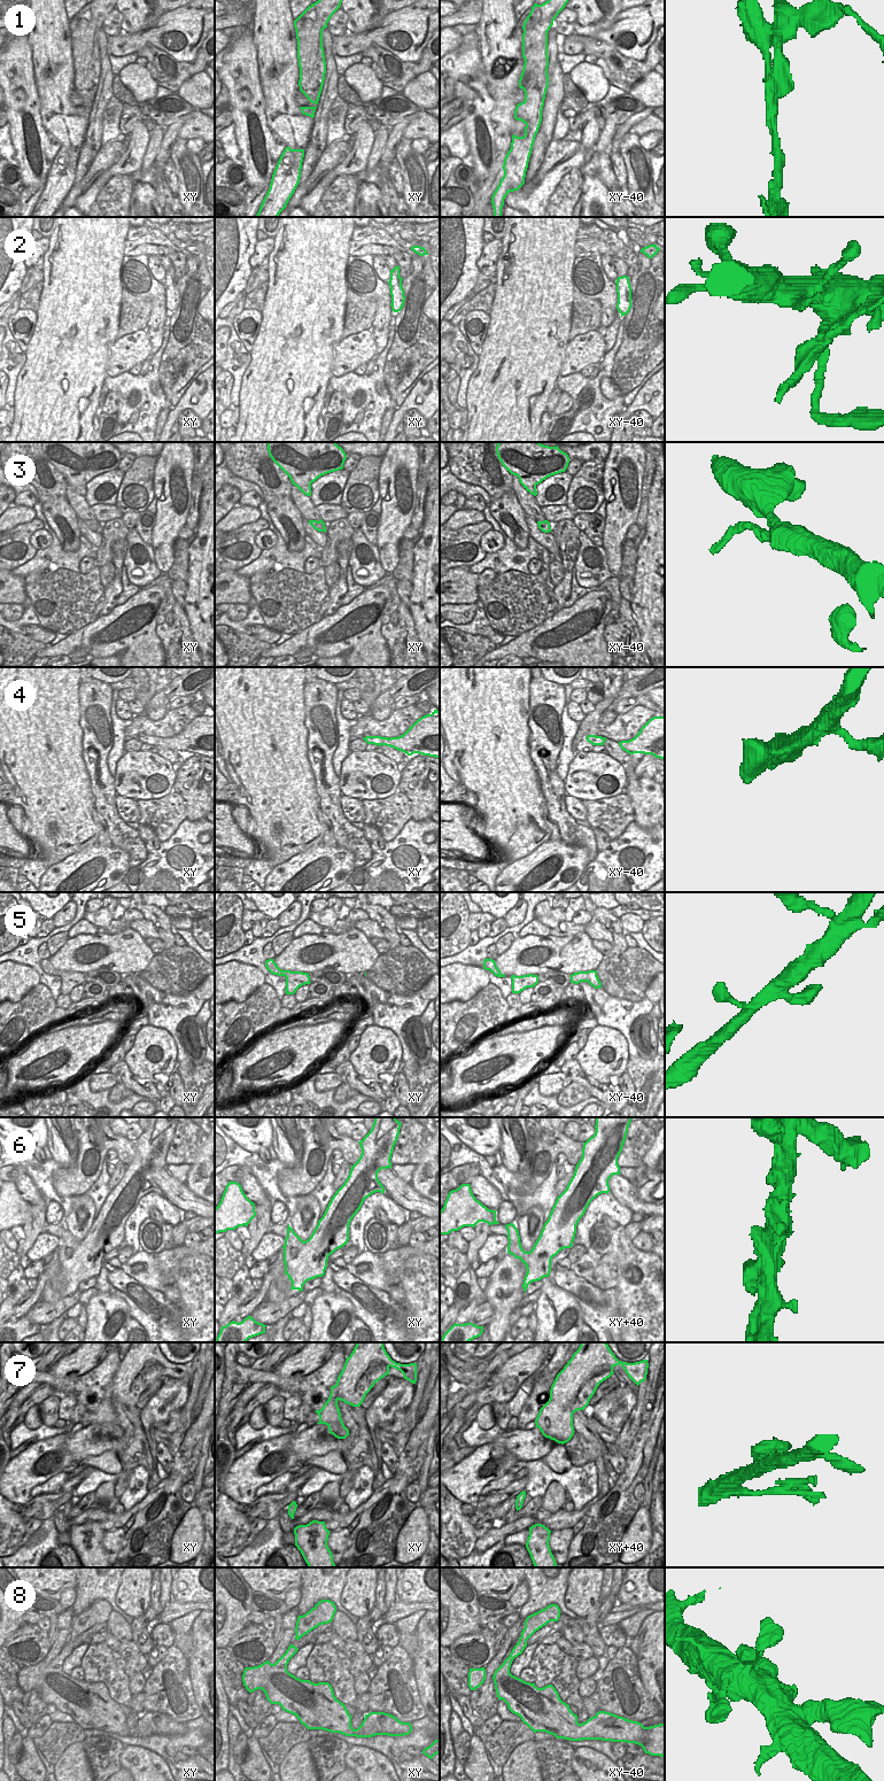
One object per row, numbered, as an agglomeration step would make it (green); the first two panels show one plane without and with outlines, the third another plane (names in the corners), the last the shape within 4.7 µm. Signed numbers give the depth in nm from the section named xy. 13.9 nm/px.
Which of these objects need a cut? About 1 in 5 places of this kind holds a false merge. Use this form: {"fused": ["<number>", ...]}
{"fused": ["1", "2"]}

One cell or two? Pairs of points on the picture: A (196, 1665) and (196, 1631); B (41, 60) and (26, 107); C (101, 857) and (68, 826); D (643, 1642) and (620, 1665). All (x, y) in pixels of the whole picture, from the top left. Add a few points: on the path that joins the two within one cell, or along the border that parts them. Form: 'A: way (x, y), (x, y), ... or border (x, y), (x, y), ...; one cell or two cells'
A: way (200, 1657), (200, 1639); one cell
B: border (31, 53), (35, 86), (40, 106); two cells
C: border (95, 842), (64, 858); two cells
D: border (627, 1644), (635, 1656), (640, 1679); two cells

